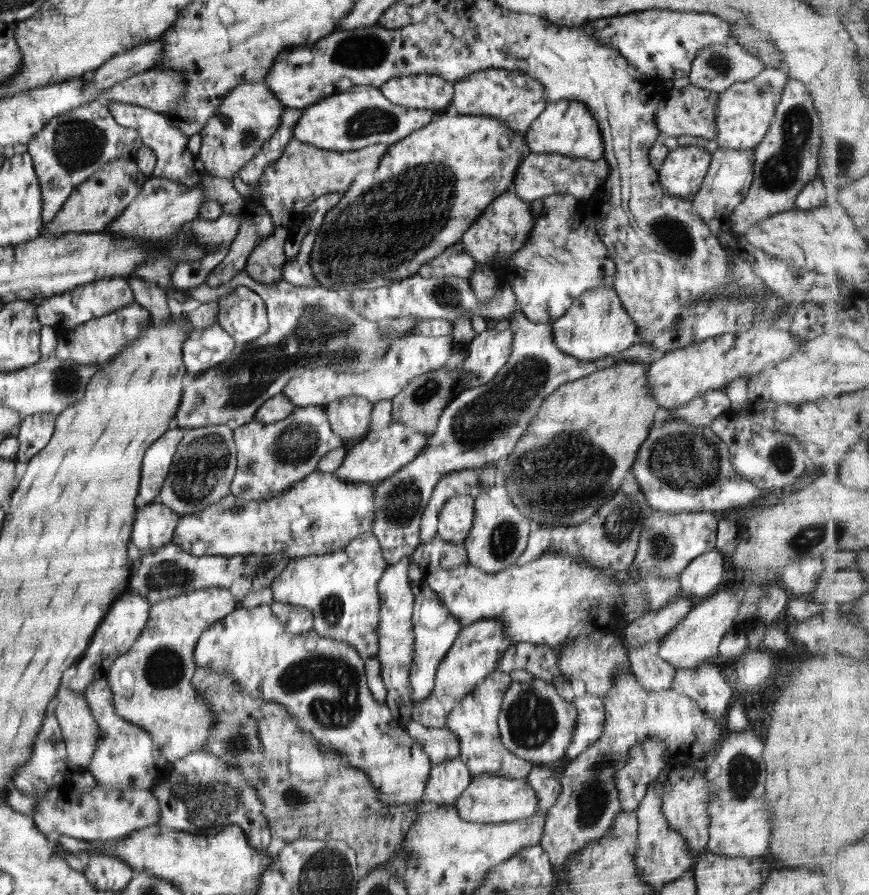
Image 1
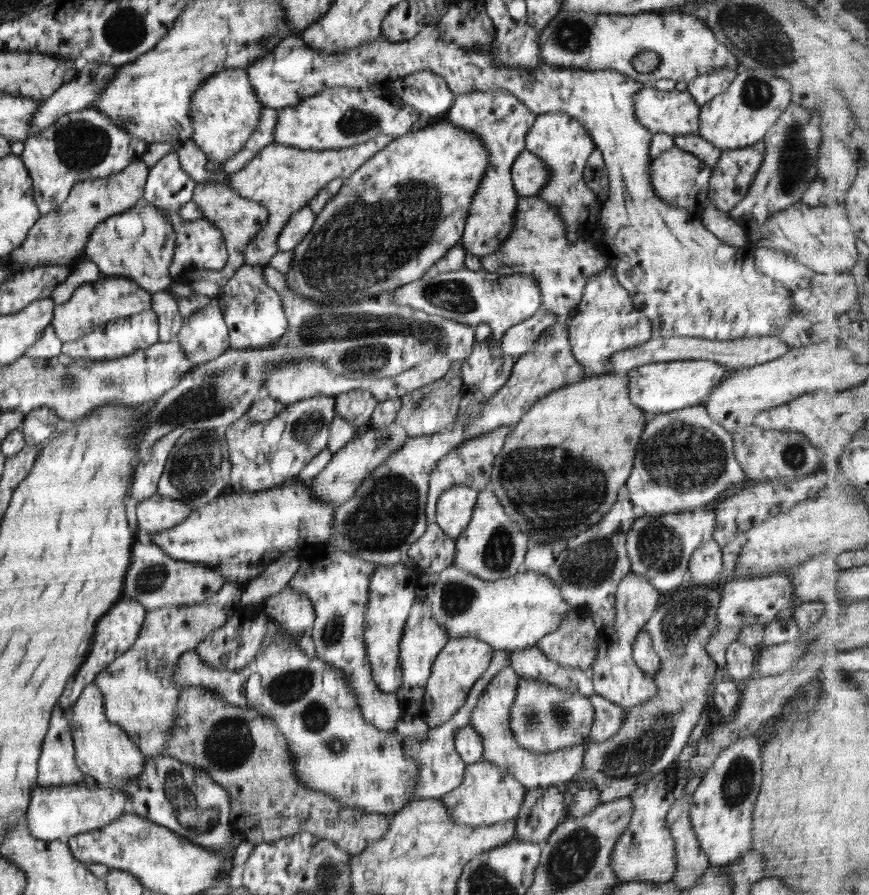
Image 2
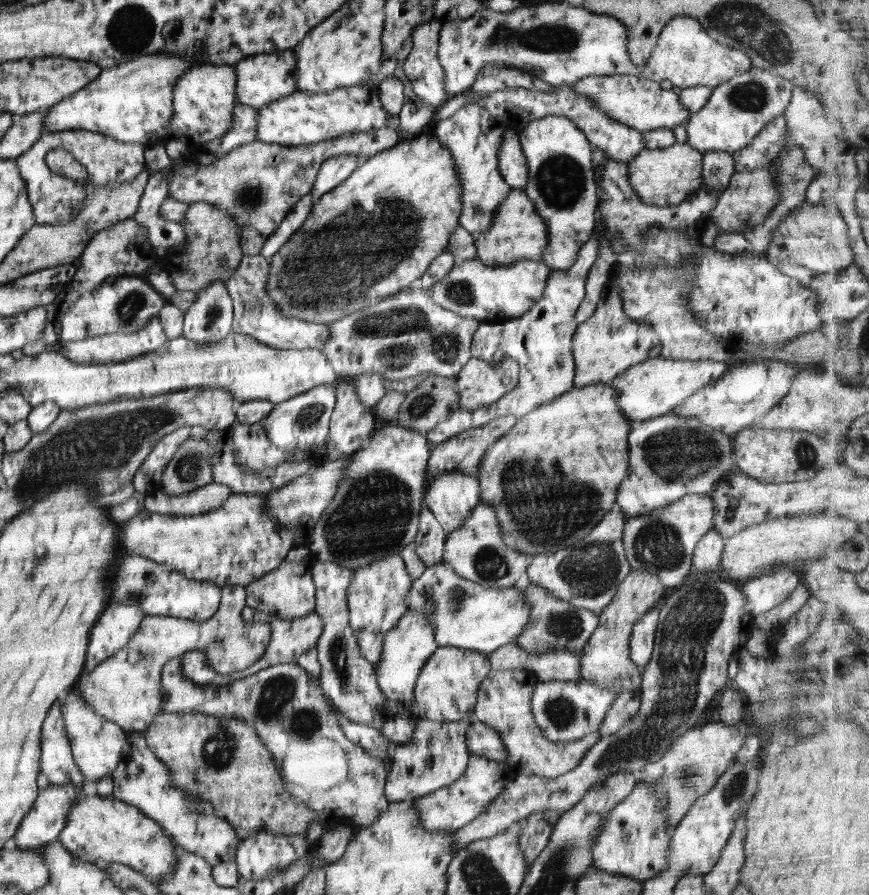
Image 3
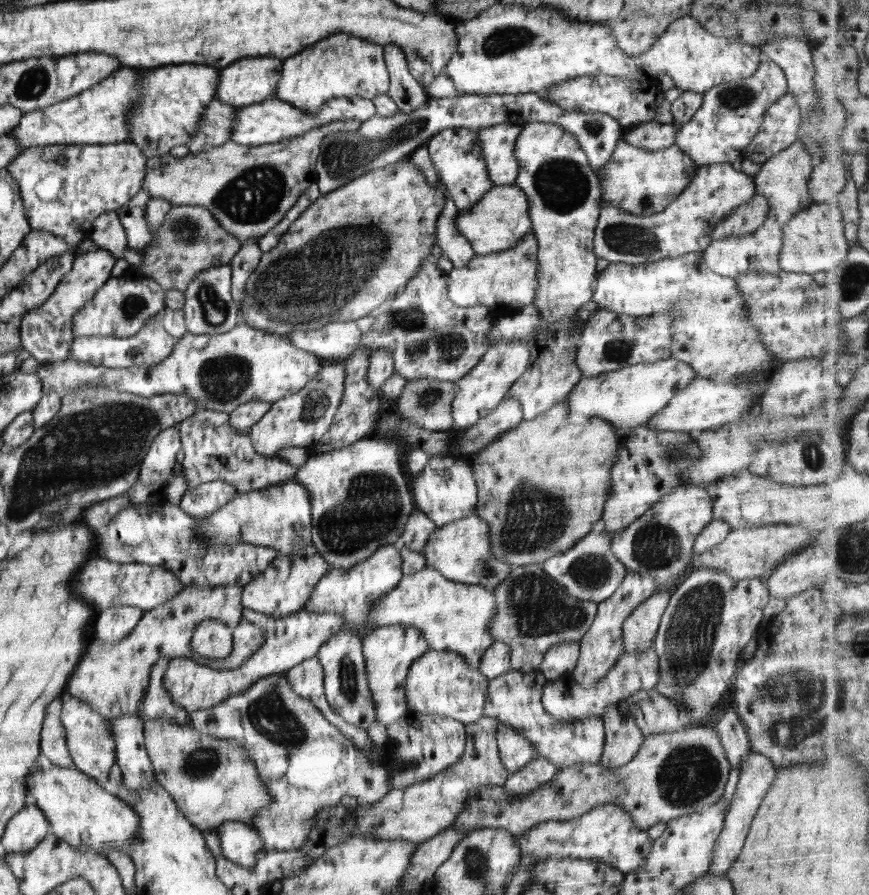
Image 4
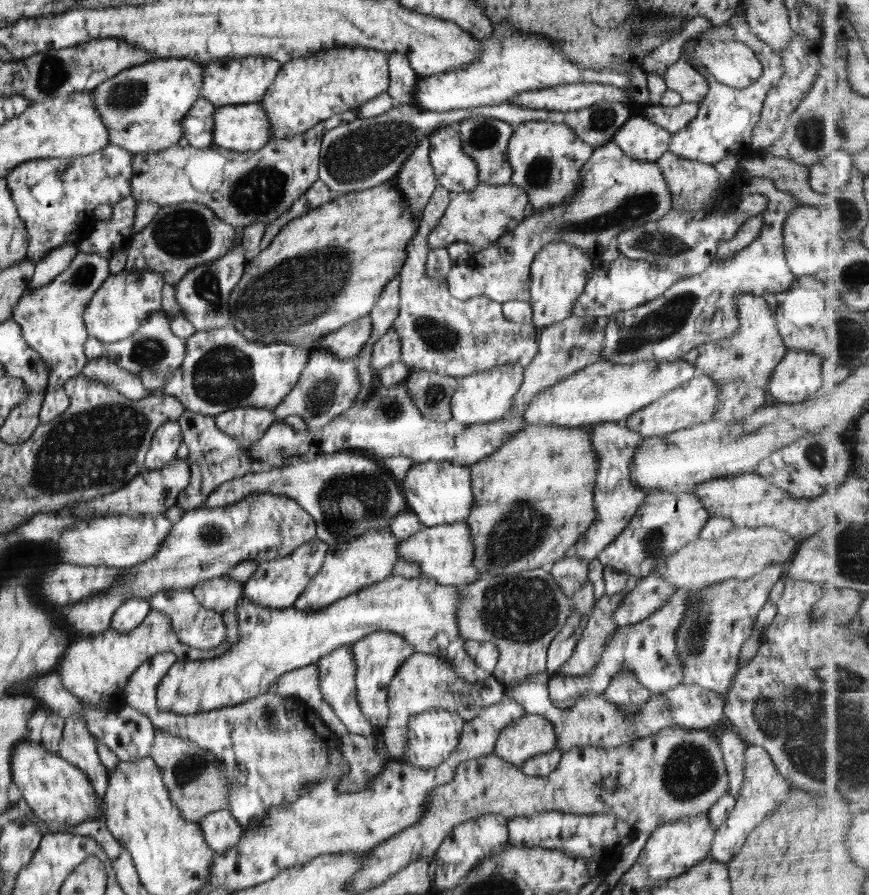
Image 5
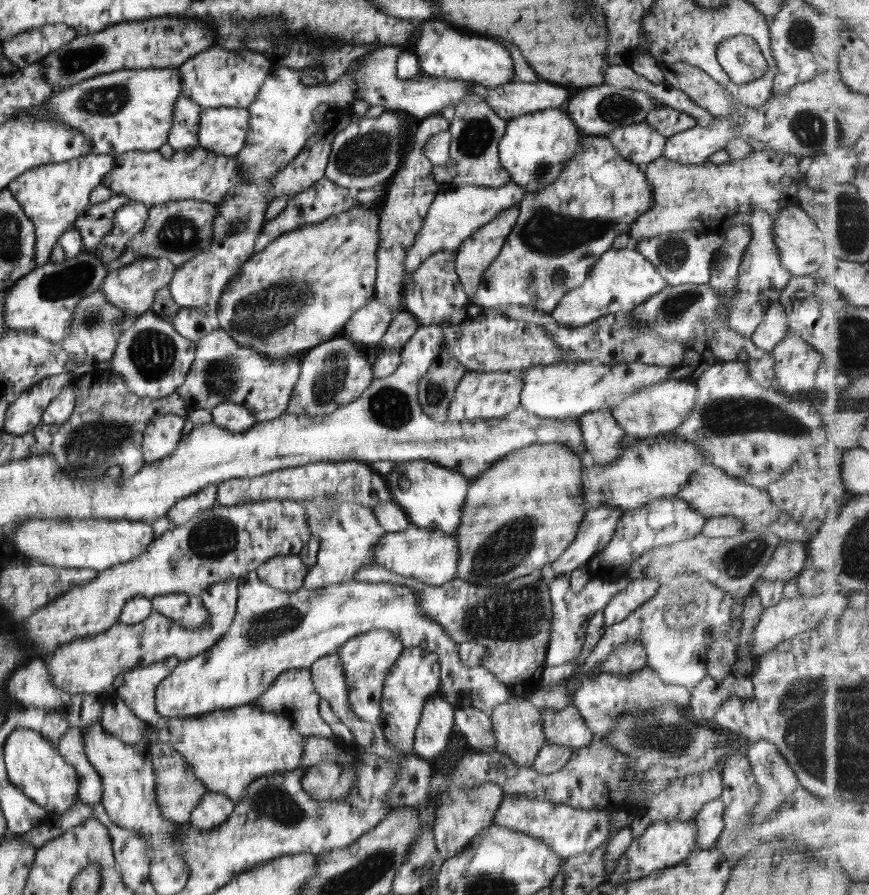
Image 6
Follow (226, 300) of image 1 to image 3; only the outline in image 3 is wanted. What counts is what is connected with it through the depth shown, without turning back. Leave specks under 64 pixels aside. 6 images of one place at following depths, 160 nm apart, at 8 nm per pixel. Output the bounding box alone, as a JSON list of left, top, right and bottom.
[224,254,329,349]

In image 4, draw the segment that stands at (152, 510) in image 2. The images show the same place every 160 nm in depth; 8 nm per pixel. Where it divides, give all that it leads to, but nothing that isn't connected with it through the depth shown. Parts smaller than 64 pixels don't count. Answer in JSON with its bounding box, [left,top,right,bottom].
[177,482,236,518]

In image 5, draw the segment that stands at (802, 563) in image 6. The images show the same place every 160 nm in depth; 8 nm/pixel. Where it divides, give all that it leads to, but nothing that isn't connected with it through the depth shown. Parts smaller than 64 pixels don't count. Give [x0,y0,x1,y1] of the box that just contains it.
[674,563,785,696]

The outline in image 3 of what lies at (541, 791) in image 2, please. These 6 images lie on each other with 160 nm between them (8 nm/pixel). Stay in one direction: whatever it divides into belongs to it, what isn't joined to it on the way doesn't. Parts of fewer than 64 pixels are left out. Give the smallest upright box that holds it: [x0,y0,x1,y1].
[517,812,552,870]

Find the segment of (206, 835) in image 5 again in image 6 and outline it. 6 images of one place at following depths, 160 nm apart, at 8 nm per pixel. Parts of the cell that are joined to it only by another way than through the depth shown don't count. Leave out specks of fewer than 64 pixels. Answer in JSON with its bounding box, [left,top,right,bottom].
[188,791,234,830]

